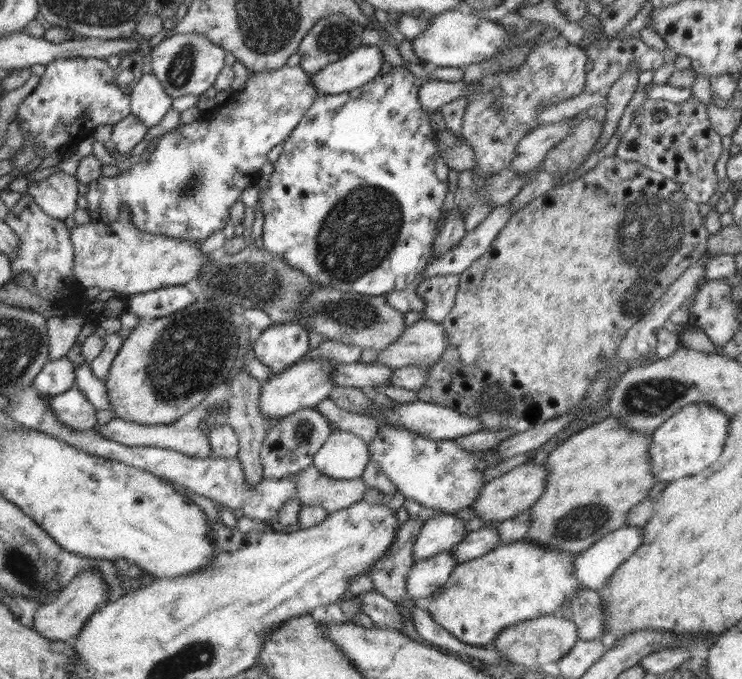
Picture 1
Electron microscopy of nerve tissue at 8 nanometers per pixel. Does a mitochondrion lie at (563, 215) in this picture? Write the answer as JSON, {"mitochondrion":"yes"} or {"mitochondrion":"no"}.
{"mitochondrion":"no"}

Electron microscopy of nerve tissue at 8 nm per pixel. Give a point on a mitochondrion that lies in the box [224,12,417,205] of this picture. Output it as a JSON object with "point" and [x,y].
{"point":[335,37]}

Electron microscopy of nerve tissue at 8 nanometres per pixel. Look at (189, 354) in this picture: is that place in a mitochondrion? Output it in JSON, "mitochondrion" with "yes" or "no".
{"mitochondrion":"yes"}

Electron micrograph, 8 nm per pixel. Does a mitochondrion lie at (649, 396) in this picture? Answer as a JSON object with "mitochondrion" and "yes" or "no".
{"mitochondrion":"yes"}

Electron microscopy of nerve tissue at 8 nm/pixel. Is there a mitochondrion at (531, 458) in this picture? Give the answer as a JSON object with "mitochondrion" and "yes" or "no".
{"mitochondrion":"no"}

